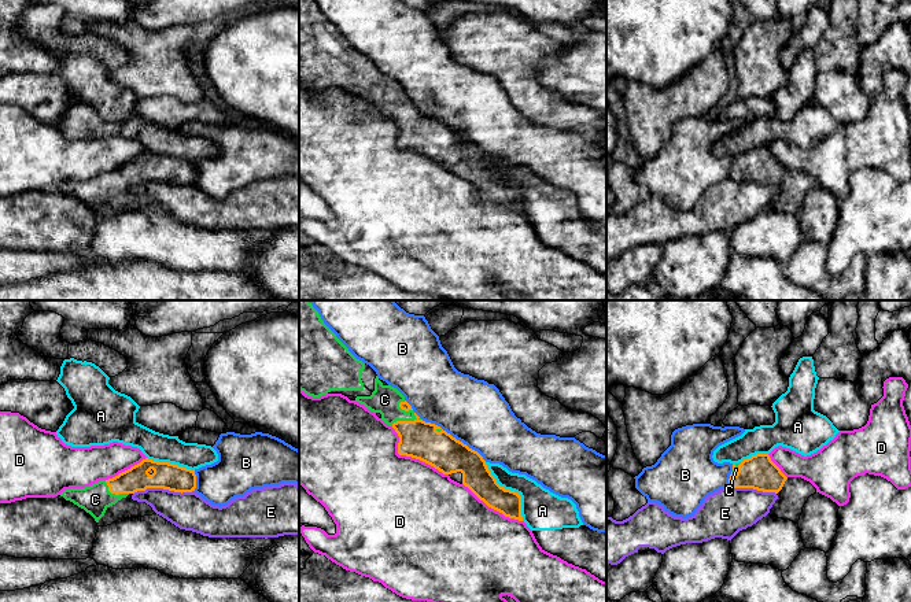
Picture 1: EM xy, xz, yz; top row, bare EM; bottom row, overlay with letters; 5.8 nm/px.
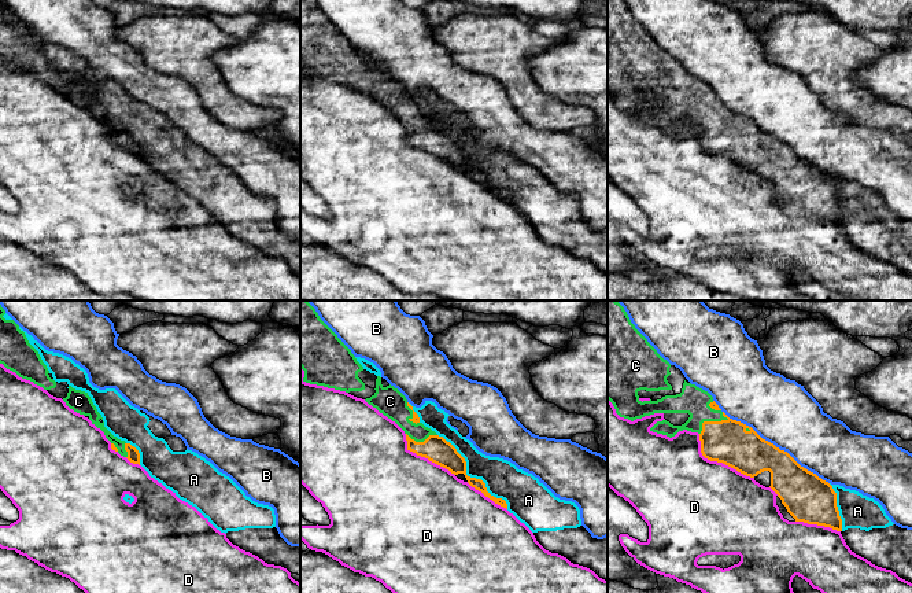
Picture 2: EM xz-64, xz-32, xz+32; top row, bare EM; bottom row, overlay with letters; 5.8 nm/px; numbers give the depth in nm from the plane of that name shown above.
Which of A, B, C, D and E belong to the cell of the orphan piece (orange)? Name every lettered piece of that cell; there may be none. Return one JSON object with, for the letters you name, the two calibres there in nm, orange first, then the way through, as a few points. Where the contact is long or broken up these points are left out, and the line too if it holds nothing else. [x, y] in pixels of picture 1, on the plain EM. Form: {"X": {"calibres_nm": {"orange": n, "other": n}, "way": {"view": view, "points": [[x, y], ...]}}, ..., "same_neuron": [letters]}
{"C": {"calibres_nm": {"orange": 220, "other": 170}}, "same_neuron": ["C"]}

